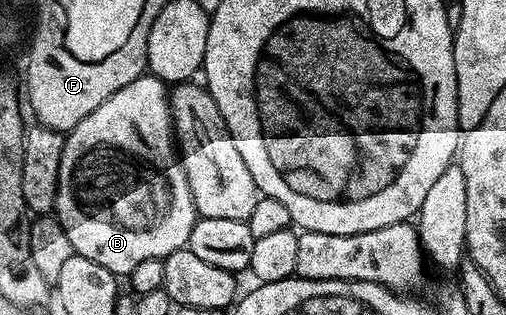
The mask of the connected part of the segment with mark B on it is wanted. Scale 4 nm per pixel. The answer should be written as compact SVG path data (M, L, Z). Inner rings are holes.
M146 72L131 84L119 88L91 116L79 120L79 124L74 130L68 131L63 148L63 160L59 160L59 180L57 181L57 191L55 192L55 204L52 213L57 219L57 223L67 232L67 238L71 240L71 248L79 256L87 256L87 260L95 260L95 264L103 264L111 273L118 276L127 276L143 260L159 258L164 260L169 254L177 249L188 247L189 237L193 231L193 226L198 220L198 212L195 200L191 196L191 184L187 180L187 172L183 168L179 157L178 147L175 145L175 131L173 129L173 111L169 105L170 91L166 83L160 78L154 78L152 74Z

